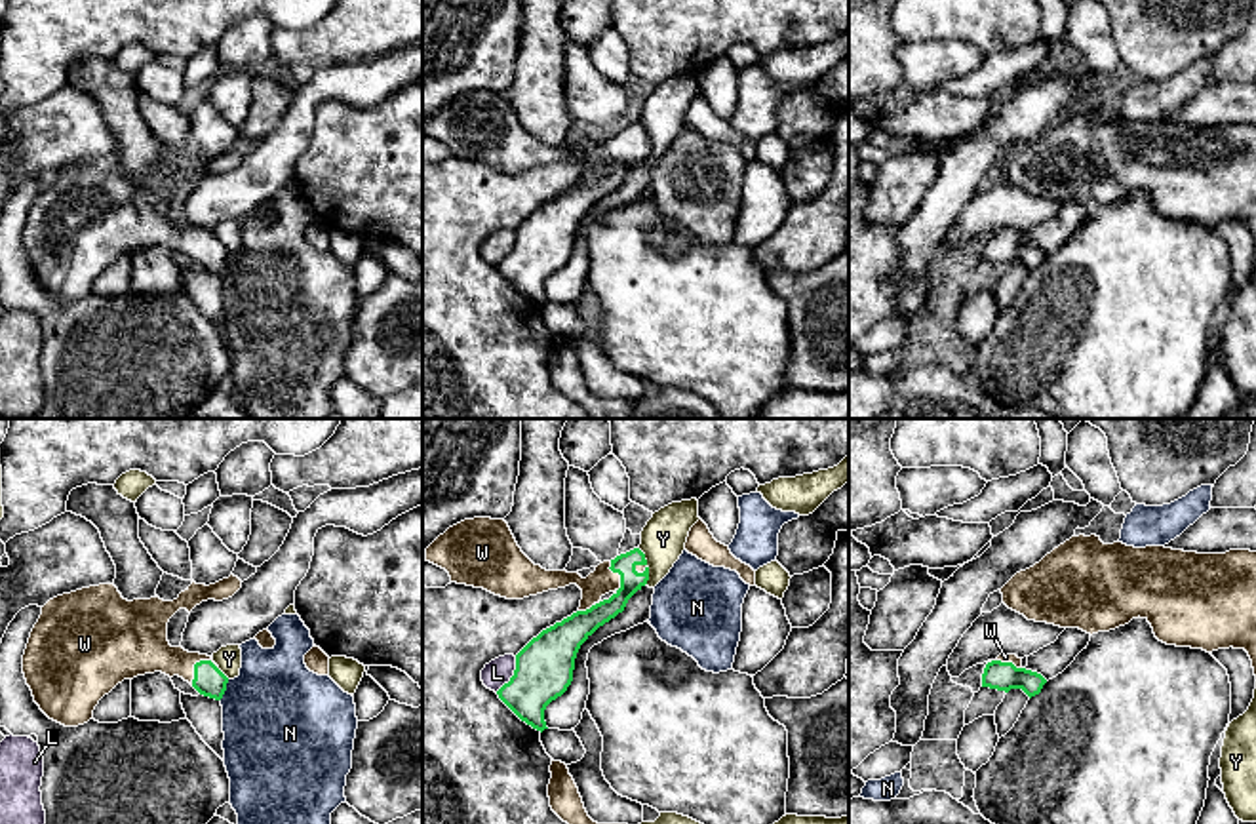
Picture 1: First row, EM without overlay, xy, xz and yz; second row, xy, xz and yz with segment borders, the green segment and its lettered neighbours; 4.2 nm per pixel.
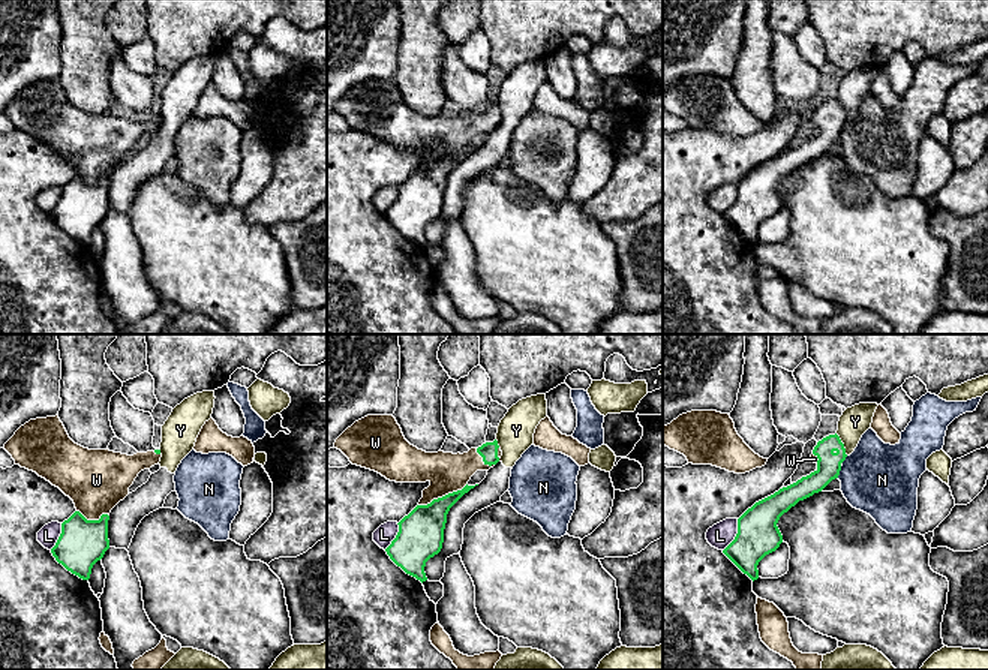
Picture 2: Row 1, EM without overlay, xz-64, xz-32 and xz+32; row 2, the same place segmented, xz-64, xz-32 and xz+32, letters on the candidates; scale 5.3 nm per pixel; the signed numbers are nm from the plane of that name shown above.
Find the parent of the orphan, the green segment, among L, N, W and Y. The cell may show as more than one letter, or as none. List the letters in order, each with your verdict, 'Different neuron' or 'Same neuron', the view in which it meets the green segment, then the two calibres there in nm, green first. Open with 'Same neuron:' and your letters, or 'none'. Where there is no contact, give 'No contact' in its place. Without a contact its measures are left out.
Same neuron: W
L: Different neuron. Touches green in xz. Thickness 240 nm (green) against 110 nm
N: Different neuron. Touches green in xy. Thickness 130 nm (green) against 460 nm
W: Same neuron. Touches green in xy. Thickness 130 nm (green) against 220 nm
Y: Different neuron. Touches green in xz. Thickness 100 nm (green) against 190 nm

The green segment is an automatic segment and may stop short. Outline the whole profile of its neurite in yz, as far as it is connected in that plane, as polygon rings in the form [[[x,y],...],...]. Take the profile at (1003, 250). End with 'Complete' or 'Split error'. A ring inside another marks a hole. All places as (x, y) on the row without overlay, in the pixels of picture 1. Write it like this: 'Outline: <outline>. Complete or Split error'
Outline: [[[999,228],[988,236],[982,247],[982,261],[1009,266],[1011,263],[1022,263],[1030,272],[1039,268],[1047,253],[1022,240],[1022,232],[1016,228]]]. Split error

